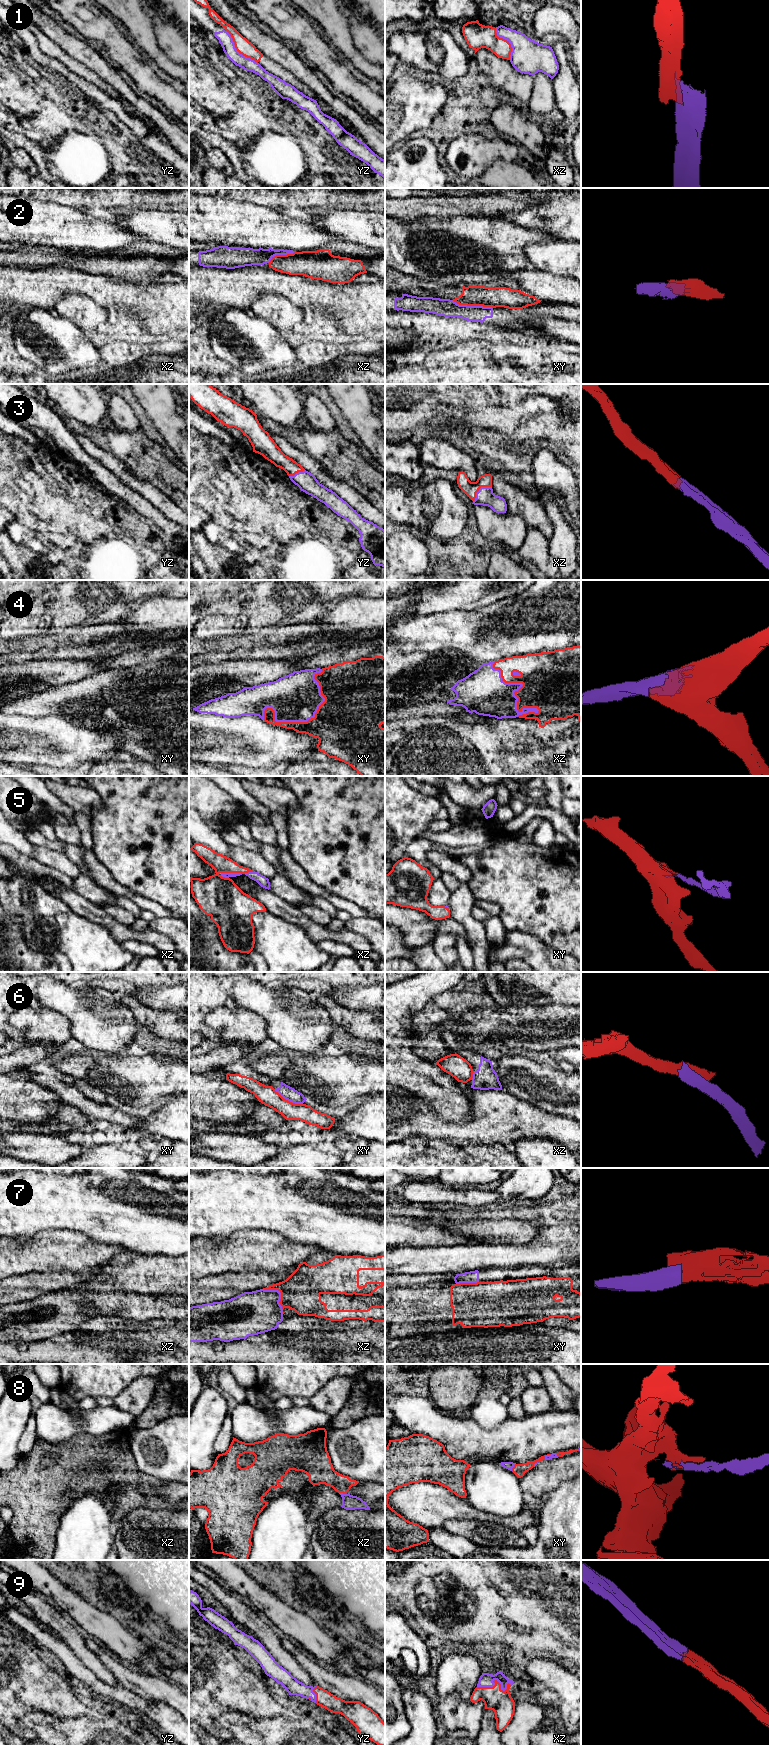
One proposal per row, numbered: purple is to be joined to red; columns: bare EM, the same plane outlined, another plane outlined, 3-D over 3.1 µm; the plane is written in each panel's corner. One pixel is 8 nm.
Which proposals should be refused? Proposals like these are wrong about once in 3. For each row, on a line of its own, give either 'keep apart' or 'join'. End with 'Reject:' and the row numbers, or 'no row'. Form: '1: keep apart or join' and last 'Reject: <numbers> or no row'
1: keep apart
2: keep apart
3: join
4: join
5: join
6: keep apart
7: keep apart
8: join
9: join
Reject: 1, 2, 6, 7

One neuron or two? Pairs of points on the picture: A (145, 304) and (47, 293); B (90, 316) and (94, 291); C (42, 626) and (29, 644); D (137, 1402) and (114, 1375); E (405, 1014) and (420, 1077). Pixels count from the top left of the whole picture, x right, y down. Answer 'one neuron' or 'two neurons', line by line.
A: one neuron
B: two neurons
C: two neurons
D: two neurons
E: one neuron

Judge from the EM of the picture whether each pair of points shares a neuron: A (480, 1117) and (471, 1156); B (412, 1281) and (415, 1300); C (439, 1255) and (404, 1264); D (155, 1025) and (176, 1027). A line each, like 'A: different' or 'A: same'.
A: different
B: different
C: same
D: same

